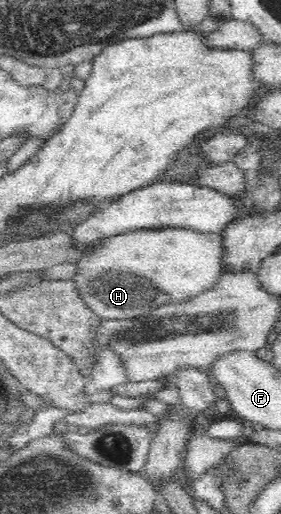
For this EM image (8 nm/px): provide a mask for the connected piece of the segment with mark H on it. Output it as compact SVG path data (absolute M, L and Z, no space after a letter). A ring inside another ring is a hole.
M181 227L175 229L153 229L131 231L105 238L91 253L87 253L79 263L78 274L71 280L85 304L103 319L131 319L148 315L155 307L169 303L187 301L215 287L223 275L223 234L199 233Z

